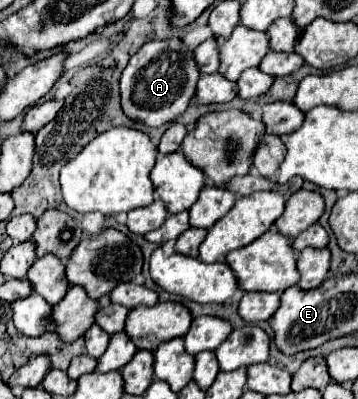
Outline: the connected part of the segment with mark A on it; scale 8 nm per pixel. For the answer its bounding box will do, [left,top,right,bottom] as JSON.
[120,37,202,127]

